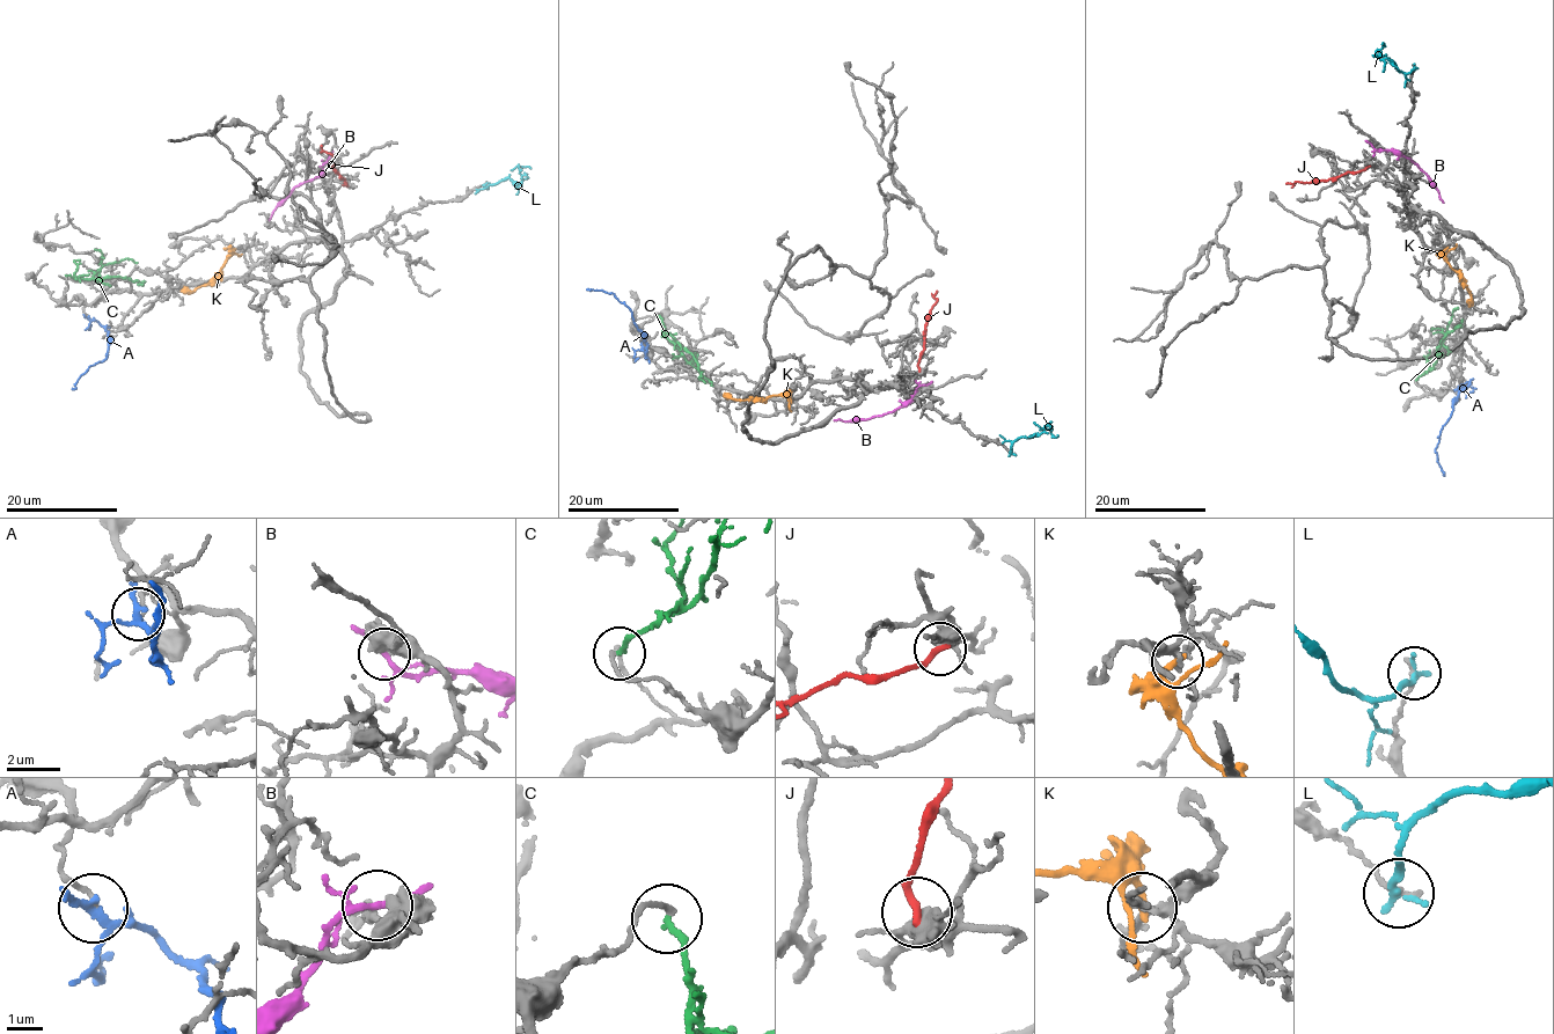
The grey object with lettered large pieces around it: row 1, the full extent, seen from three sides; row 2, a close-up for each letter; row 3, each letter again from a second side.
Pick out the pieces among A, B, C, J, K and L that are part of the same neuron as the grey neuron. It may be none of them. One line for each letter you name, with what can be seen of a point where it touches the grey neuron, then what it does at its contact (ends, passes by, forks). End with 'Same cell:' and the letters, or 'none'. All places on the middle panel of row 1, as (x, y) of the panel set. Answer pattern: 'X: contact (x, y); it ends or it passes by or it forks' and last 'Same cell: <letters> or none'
Same cell: none

